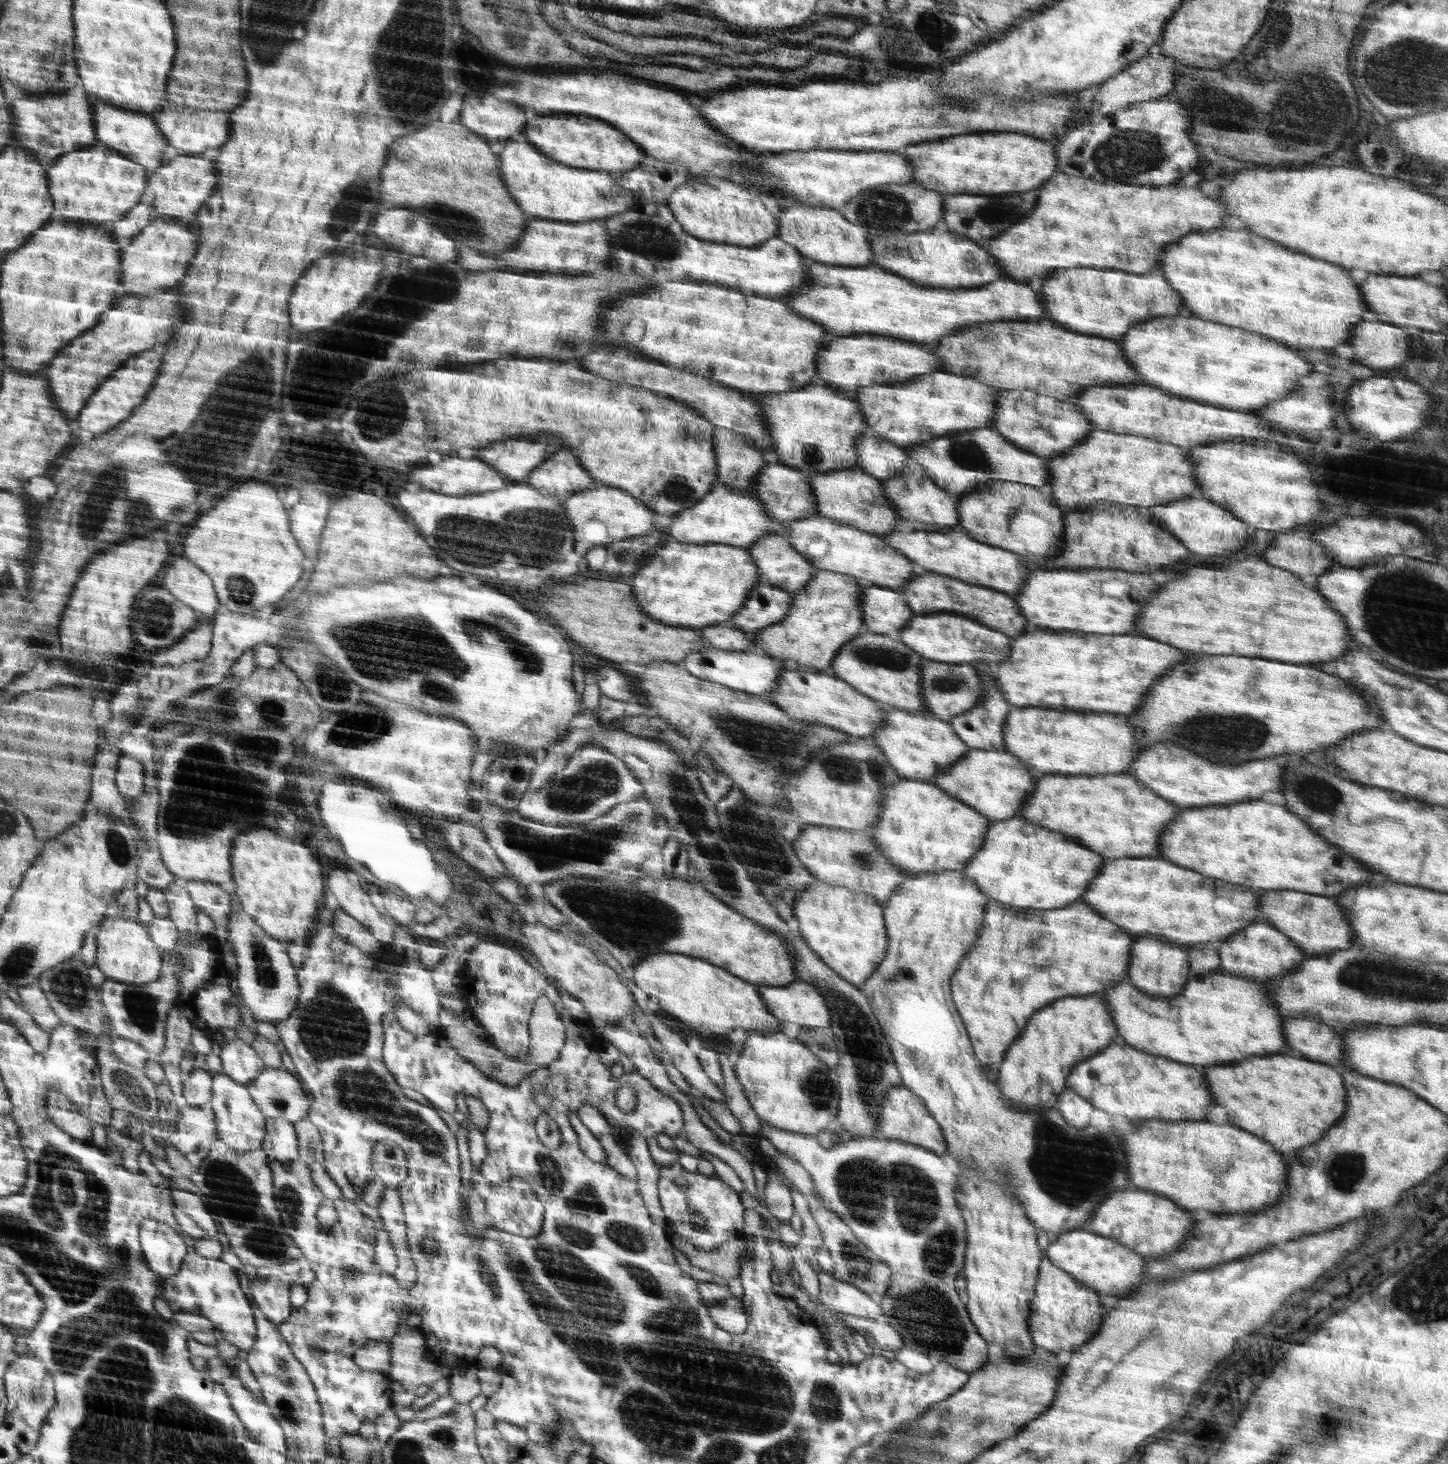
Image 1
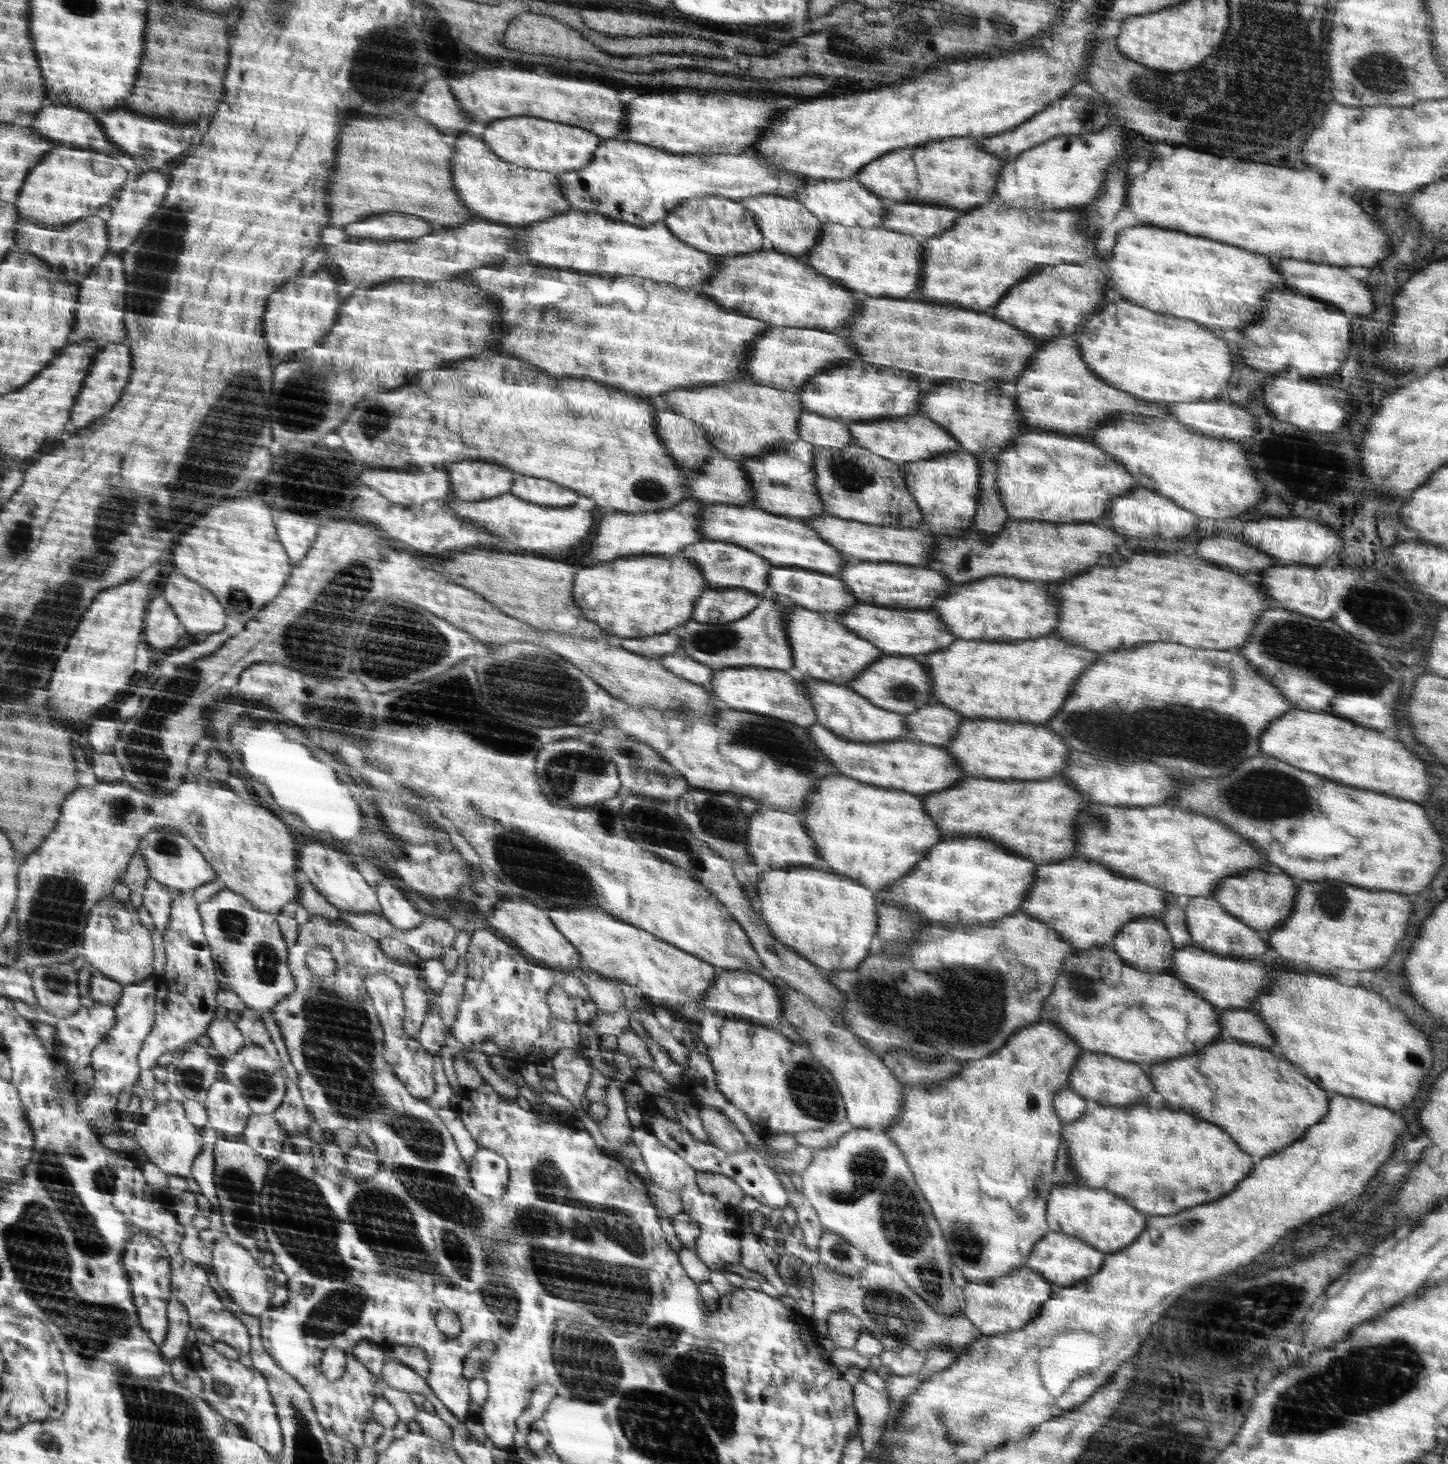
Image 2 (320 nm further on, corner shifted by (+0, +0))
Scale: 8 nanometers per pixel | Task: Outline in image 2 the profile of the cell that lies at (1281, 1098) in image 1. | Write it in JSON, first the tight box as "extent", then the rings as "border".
{"extent":[1150,1042,1326,1165],"border":[[[1214,1042],[1206,1046],[1202,1052],[1194,1052],[1194,1056],[1184,1056],[1176,1060],[1166,1060],[1150,1070],[1150,1080],[1154,1090],[1164,1096],[1166,1106],[1172,1110],[1194,1114],[1200,1120],[1210,1118],[1210,1124],[1220,1126],[1236,1140],[1240,1150],[1249,1154],[1256,1165],[1264,1157],[1275,1155],[1284,1146],[1294,1144],[1306,1134],[1306,1130],[1318,1124],[1326,1116],[1326,1092],[1318,1088],[1312,1080],[1296,1072],[1296,1068],[1288,1060],[1280,1060],[1268,1050],[1262,1050],[1252,1044],[1240,1042]]]}

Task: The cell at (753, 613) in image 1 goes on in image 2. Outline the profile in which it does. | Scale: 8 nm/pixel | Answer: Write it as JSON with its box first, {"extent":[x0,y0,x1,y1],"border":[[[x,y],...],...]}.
{"extent":[692,588,762,623],"border":[[[708,588],[697,600],[692,618],[700,623],[732,623],[757,608],[762,597],[744,588]]]}

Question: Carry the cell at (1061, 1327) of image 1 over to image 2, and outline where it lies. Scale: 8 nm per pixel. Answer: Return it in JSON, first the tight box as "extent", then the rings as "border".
{"extent":[962,1267,1054,1336],"border":[[[1028,1267],[1017,1268],[1012,1274],[992,1280],[990,1284],[966,1283],[962,1287],[964,1317],[972,1321],[982,1335],[992,1336],[1017,1331],[1041,1315],[1041,1308],[1048,1302],[1054,1289],[1052,1283]]]}

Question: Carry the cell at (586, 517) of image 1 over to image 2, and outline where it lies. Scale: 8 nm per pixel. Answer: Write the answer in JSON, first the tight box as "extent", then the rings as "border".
{"extent":[445,492,594,550],"border":[[[512,492],[493,499],[481,501],[458,501],[450,499],[445,506],[453,510],[461,520],[481,526],[485,532],[497,536],[499,548],[524,548],[524,550],[552,550],[552,548],[568,548],[578,544],[584,536],[594,530],[594,520],[588,510],[582,510],[577,505],[570,507],[550,507],[534,504],[521,498],[516,498]]]}

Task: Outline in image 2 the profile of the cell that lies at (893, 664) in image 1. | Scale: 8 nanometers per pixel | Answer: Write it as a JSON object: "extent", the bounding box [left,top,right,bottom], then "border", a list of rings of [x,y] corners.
{"extent":[785,605,886,686],"border":[[[795,605],[789,610],[787,614],[787,619],[785,620],[785,632],[786,636],[789,637],[789,645],[790,648],[793,649],[793,671],[800,677],[803,677],[805,680],[812,679],[812,680],[820,680],[820,681],[830,681],[836,684],[846,685],[849,686],[849,682],[856,676],[861,675],[862,671],[865,671],[866,667],[873,665],[874,661],[881,659],[882,655],[886,655],[884,652],[881,652],[881,649],[877,647],[875,644],[870,644],[869,640],[864,640],[862,637],[858,636],[856,632],[852,632],[850,629],[846,628],[845,625],[836,620],[835,618],[829,616],[826,613],[821,613],[818,611],[811,611],[810,609],[799,607]]]}

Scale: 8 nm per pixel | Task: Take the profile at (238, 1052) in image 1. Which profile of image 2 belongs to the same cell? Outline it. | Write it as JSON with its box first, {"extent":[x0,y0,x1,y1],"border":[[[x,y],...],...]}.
{"extent":[206,1019,245,1059],"border":[[[213,1019],[206,1031],[206,1036],[211,1040],[211,1046],[218,1051],[219,1058],[226,1059],[234,1056],[245,1045],[240,1029],[232,1022],[225,1019]]]}

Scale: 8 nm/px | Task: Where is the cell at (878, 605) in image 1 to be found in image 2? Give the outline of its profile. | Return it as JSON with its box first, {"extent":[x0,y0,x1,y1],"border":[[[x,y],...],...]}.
{"extent":[763,566,857,616],"border":[[[792,566],[770,567],[770,583],[763,596],[778,594],[785,601],[810,609],[826,613],[829,616],[845,613],[850,607],[857,605],[856,597],[849,591],[847,584],[837,576],[816,572],[814,569],[805,569]]]}

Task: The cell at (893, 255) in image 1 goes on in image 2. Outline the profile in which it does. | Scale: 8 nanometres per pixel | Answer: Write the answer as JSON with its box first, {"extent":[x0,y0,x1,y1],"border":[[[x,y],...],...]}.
{"extent":[800,223,924,298],"border":[[[825,223],[821,239],[808,255],[800,257],[818,274],[835,280],[844,289],[867,297],[911,298],[921,286],[921,256],[924,243],[921,238],[908,236],[884,227],[847,227]]]}

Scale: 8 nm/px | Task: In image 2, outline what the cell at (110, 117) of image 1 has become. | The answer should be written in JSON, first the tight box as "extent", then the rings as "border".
{"extent":[33,106,128,155],"border":[[[51,106],[42,109],[42,112],[36,114],[33,122],[33,130],[48,140],[53,140],[58,145],[76,145],[78,147],[101,150],[111,155],[128,155],[123,148],[119,148],[107,135],[100,117],[96,114],[90,114],[82,108],[74,106]]]}

